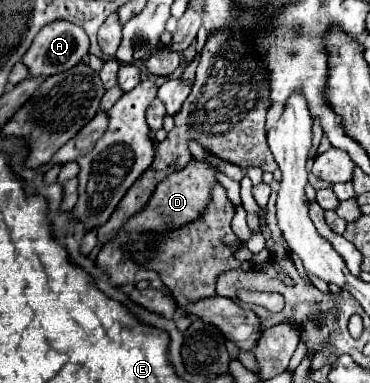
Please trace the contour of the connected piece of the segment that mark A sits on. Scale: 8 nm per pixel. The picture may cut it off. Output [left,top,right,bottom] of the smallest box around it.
[22,21,88,77]

